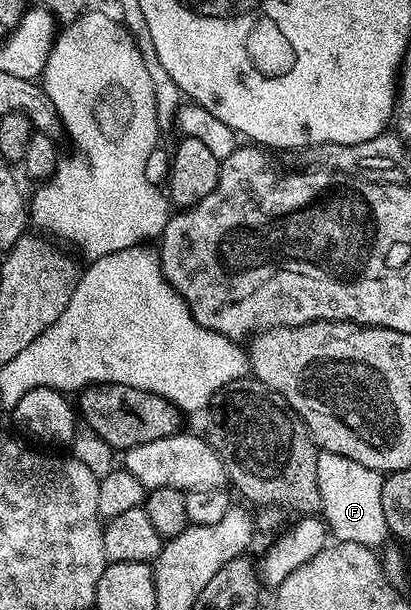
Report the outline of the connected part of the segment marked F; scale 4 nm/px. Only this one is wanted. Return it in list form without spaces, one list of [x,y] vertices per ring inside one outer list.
[[[322,450],[316,461],[317,486],[322,503],[322,518],[325,517],[337,541],[350,542],[376,548],[389,532],[386,527],[382,505],[382,483],[384,476],[375,470],[363,467],[345,456]]]

